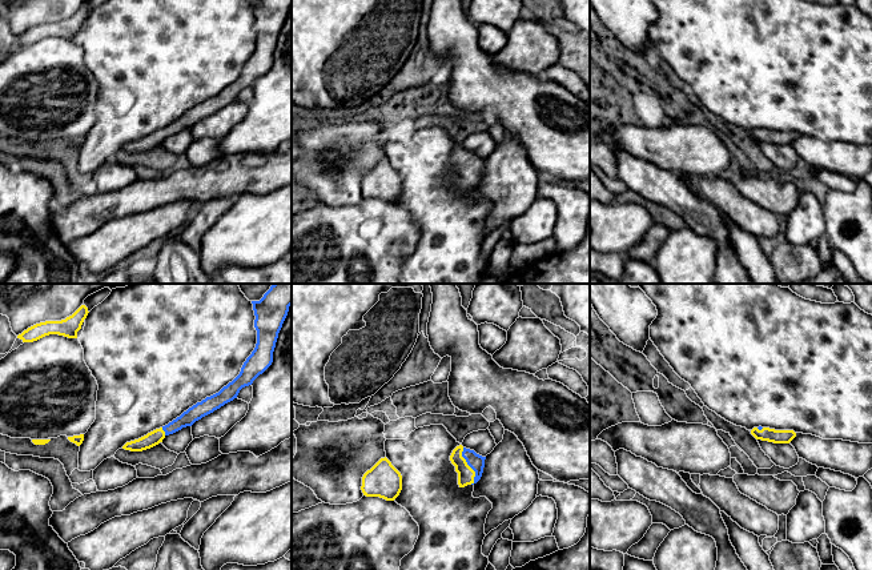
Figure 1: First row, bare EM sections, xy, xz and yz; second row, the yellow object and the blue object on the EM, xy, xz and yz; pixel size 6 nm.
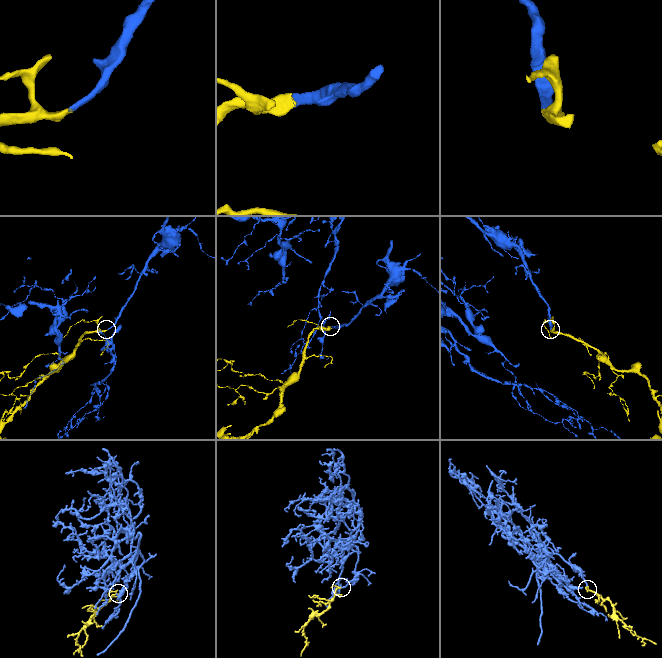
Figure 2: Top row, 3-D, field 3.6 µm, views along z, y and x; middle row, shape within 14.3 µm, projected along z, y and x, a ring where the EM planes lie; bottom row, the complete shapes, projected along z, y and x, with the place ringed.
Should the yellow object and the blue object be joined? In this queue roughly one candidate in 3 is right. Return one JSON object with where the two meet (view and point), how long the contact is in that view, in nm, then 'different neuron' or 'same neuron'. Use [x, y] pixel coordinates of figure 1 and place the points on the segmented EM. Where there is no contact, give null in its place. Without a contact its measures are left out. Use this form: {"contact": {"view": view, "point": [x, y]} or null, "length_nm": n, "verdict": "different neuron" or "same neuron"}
{"contact": {"view": "xz", "point": [469, 466]}, "length_nm": 240, "verdict": "same neuron"}

